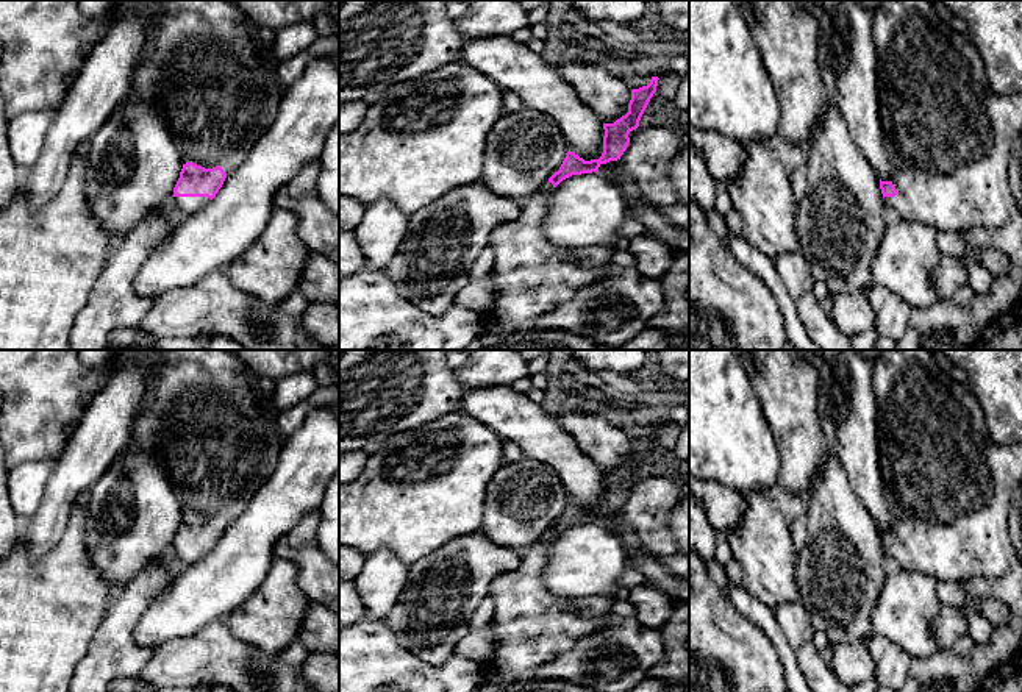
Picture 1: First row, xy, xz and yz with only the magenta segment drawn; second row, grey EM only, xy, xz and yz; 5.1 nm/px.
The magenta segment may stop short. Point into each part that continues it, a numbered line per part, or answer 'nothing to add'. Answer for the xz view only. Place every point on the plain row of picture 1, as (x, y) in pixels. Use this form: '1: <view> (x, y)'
1: xz (532, 625)

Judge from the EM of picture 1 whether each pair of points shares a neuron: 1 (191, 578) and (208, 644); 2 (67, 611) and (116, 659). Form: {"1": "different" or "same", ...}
{"1": "different", "2": "different"}

